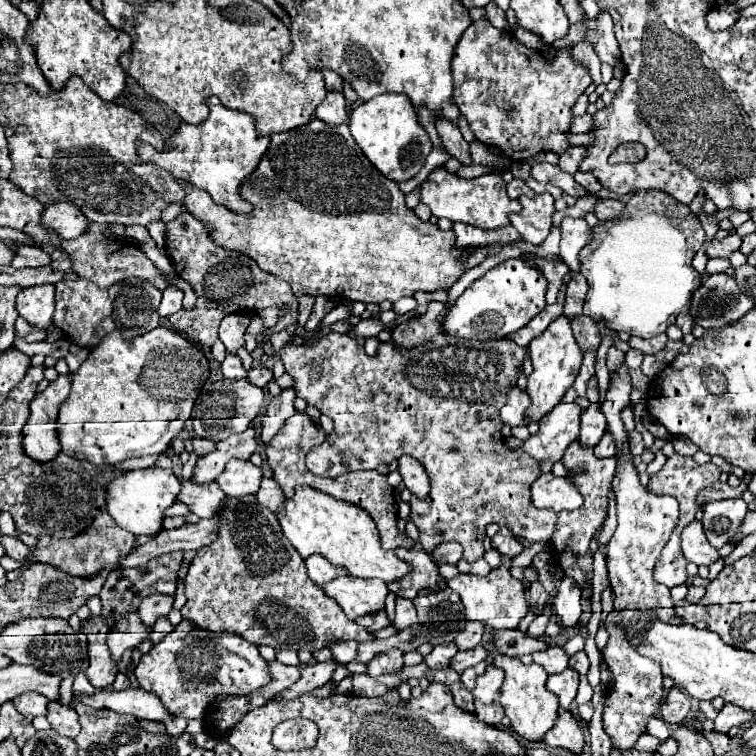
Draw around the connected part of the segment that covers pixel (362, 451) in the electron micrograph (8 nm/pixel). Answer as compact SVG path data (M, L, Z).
M329 331L311 347L287 345L279 355L287 373L295 379L297 395L323 415L329 415L335 423L325 443L307 453L305 461L313 475L337 477L349 471L375 469L381 463L391 463L395 457L411 455L425 467L431 481L427 499L411 499L411 521L417 525L421 545L427 553L443 541L457 541L465 549L463 557L473 563L485 553L483 539L489 523L511 529L515 537L527 543L549 541L551 531L555 531L557 515L531 507L529 495L531 483L541 475L539 465L525 451L513 451L505 445L501 435L503 421L499 419L499 411L507 403L511 387L517 383L521 365L529 357L527 347L511 339L463 341L439 333L431 341L431 347L399 351L399 347L391 347L391 341L387 341L379 343L377 353L369 357L351 337Z

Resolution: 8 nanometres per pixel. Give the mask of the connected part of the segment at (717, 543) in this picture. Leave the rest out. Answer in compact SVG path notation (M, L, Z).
M743 499L709 501L703 511L703 529L713 547L723 547L741 527L747 513L747 503Z

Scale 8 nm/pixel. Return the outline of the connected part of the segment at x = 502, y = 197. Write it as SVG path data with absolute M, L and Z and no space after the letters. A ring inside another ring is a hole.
M437 167L429 179L421 183L421 201L431 209L435 217L447 217L451 221L463 221L479 229L499 229L509 225L509 213L521 207L519 201L511 201L505 193L505 181L499 173L487 173L475 179L461 179L455 173Z

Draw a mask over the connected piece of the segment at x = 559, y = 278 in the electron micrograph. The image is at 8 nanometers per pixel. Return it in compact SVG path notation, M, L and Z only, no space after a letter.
M535 256L535 263L548 281L546 302L547 304L554 304L557 302L559 288L563 284L563 277L570 271L569 267L560 260L547 260L537 256Z

